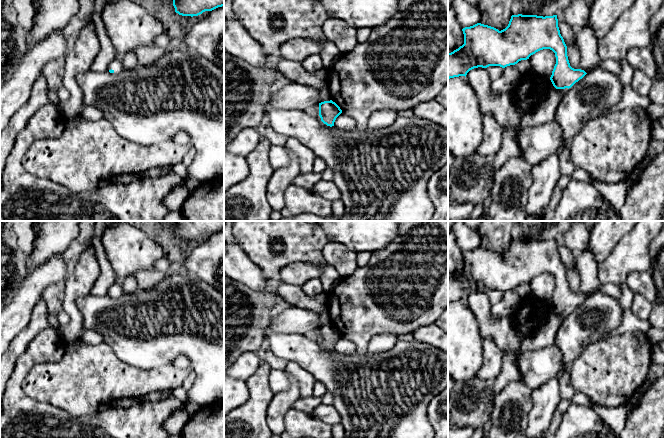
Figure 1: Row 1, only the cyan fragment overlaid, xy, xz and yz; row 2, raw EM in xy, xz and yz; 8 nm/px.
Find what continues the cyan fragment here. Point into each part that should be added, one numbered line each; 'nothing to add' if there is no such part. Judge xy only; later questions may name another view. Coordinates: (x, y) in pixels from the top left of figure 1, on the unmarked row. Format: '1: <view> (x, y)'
1: xy (116, 288)

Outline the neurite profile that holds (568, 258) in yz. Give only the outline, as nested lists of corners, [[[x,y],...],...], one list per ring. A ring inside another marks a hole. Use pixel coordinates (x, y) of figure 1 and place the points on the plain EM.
[[[562,237],[557,239],[557,243],[560,258],[563,261],[566,270],[568,271],[576,266],[576,256],[564,245]]]

